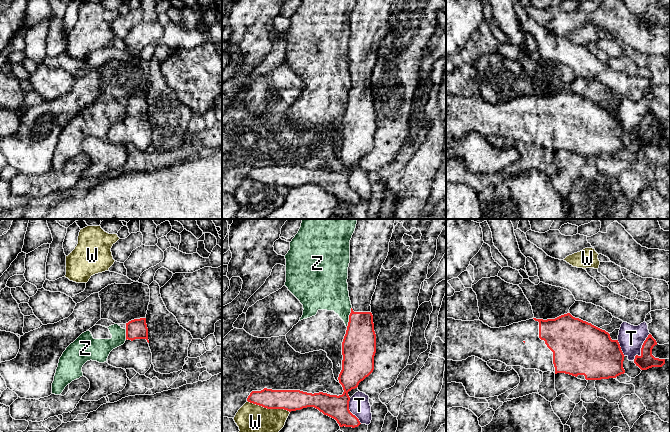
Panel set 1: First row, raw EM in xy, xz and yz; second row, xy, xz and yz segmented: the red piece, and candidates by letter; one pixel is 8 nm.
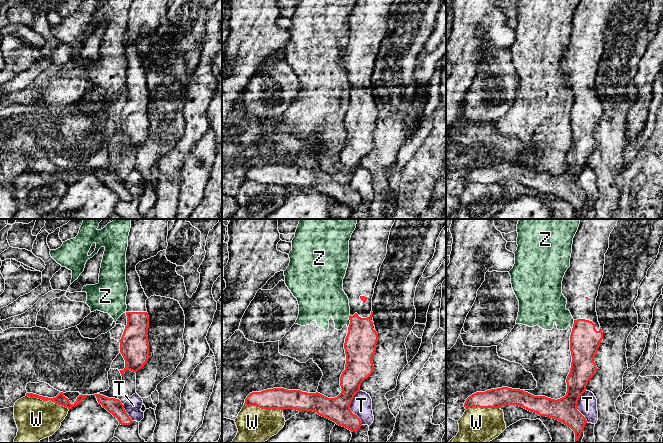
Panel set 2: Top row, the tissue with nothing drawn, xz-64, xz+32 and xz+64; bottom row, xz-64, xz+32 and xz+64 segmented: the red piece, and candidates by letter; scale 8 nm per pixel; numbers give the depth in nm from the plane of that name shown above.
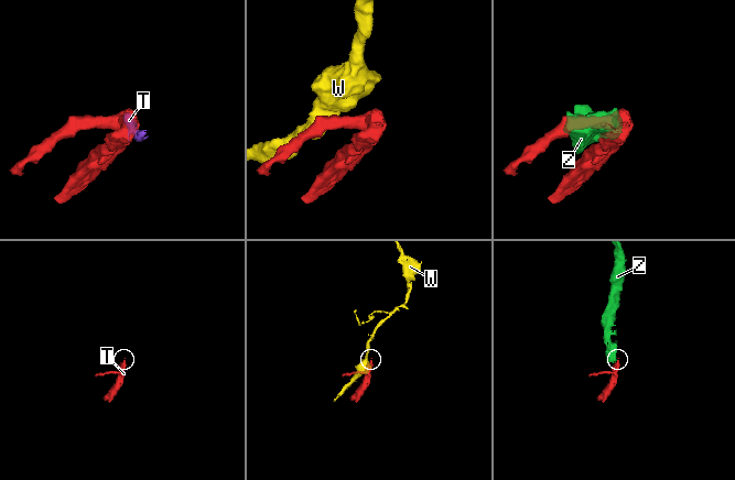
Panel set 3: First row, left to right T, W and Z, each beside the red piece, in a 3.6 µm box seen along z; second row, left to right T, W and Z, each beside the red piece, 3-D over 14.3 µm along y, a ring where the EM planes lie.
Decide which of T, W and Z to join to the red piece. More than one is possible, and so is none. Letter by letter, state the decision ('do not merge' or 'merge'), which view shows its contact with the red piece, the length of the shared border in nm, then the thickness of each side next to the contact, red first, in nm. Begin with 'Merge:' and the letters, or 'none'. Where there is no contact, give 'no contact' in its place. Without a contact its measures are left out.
Merge: none
T: do not merge; meets red in yz; contact 260 nm long; 120 nm thick on the red side, 200 nm on the other
W: do not merge; meets red in xz; contact 360 nm long; 180 nm thick on the red side, 220 nm on the other
Z: do not merge; meets red in xz; contact 170 nm long; 280 nm thick on the red side, 280 nm on the other

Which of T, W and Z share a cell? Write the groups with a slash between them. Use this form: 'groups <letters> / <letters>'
groups T / W / Z

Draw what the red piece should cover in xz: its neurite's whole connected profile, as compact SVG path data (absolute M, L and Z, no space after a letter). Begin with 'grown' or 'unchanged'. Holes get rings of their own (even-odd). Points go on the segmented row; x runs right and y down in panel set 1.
grown | M358 219L350 240L347 283L352 308L342 342L342 370L338 377L343 394L264 388L252 391L248 402L289 412L314 407L335 419L340 427L355 428L361 424L349 410L348 392L357 388L374 370L376 334L370 304L388 256L394 223L395 219Z

